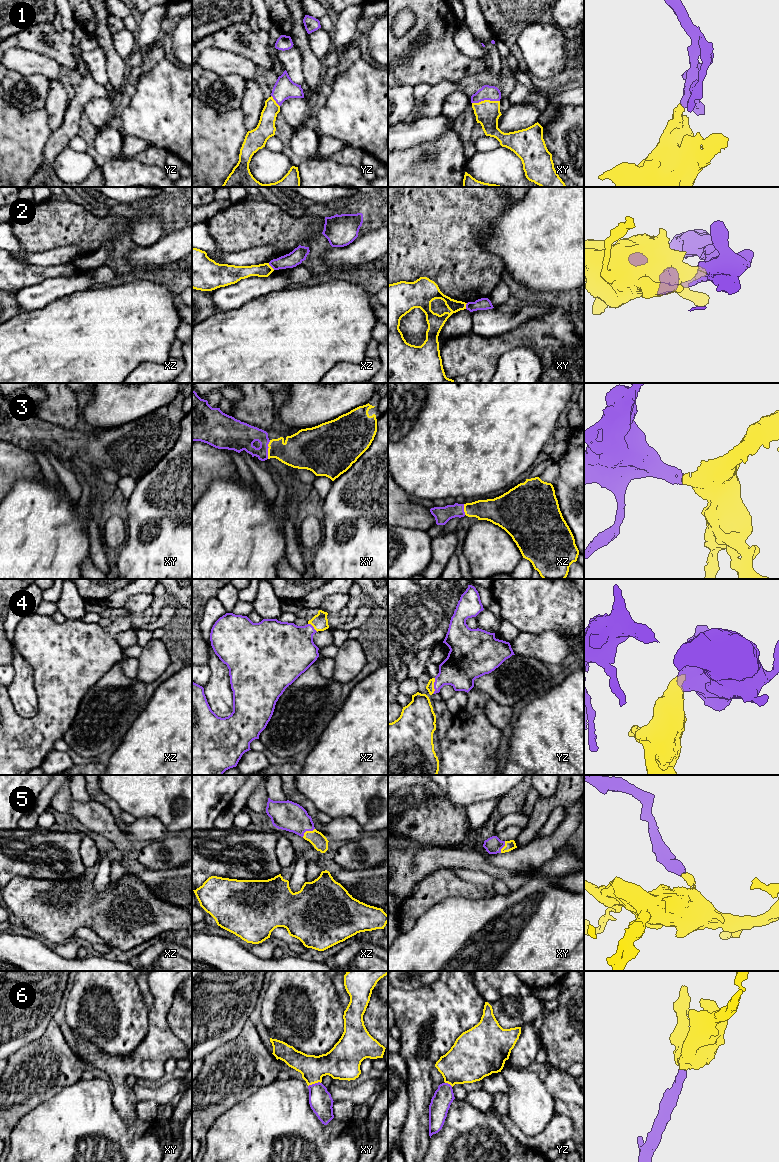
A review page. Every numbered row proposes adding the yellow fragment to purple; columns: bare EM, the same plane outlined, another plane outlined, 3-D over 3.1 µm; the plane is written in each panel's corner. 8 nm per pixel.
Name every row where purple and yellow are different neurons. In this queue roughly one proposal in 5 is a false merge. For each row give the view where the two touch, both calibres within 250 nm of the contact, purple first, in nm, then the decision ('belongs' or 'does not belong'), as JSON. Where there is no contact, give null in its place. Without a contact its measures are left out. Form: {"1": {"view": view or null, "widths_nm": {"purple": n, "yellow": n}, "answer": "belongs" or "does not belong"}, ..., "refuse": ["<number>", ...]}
{"1": {"view": "xy", "widths_nm": {"purple": 120, "yellow": 200}, "answer": "belongs"}, "2": {"view": "xz", "widths_nm": {"purple": 120, "yellow": 110}, "answer": "does not belong"}, "3": {"view": "xy", "widths_nm": {"purple": 240, "yellow": 260}, "answer": "belongs"}, "4": {"view": "yz", "widths_nm": {"purple": 280, "yellow": 60}, "answer": "belongs"}, "5": {"view": "xz", "widths_nm": {"purple": 240, "yellow": 120}, "answer": "belongs"}, "6": {"view": "xy", "widths_nm": {"purple": 190, "yellow": 260}, "answer": "belongs"}, "refuse": ["2"]}

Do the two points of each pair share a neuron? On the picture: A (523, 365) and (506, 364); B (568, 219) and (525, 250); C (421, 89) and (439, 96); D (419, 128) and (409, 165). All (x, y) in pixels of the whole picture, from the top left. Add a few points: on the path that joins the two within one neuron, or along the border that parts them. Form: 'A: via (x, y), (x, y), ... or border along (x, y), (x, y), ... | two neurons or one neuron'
A: via (519, 365), (516, 363), (510, 364) | one neuron
B: via (557, 230), (547, 240), (536, 240) | one neuron
C: border along (431, 86), (418, 103) | two neurons
D: border along (437, 139), (398, 150) | two neurons

